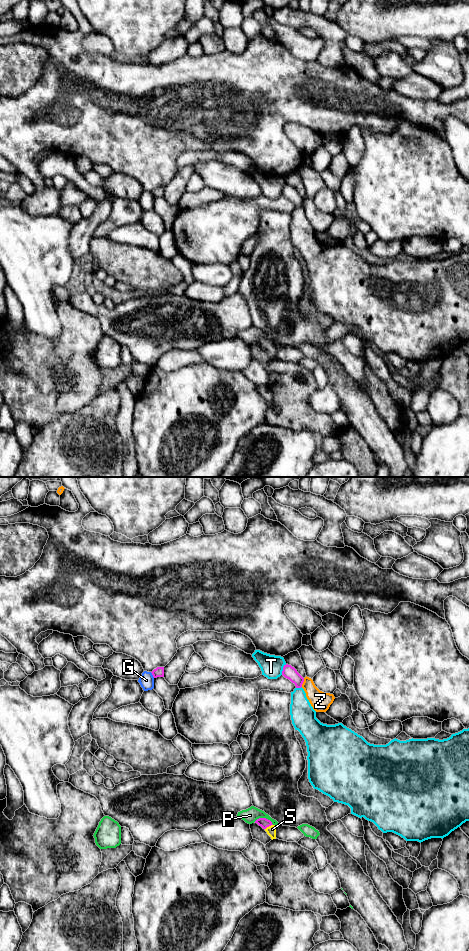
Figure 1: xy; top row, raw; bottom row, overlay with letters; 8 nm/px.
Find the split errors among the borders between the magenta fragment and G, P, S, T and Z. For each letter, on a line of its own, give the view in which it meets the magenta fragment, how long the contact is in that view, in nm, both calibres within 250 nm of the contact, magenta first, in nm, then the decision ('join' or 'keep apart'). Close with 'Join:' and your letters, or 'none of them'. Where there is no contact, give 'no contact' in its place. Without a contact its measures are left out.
G: xy | 60 nm | 80/120 nm | keep apart
P: xy | 160 nm | 80/120 nm | keep apart
S: xy | 80 nm | 80/80 nm | join
T: xy | 100 nm | 110/180 nm | keep apart
Z: xy | 80 nm | 110/160 nm | keep apart
Join: S

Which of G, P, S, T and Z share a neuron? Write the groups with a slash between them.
G / P / S / T / Z

